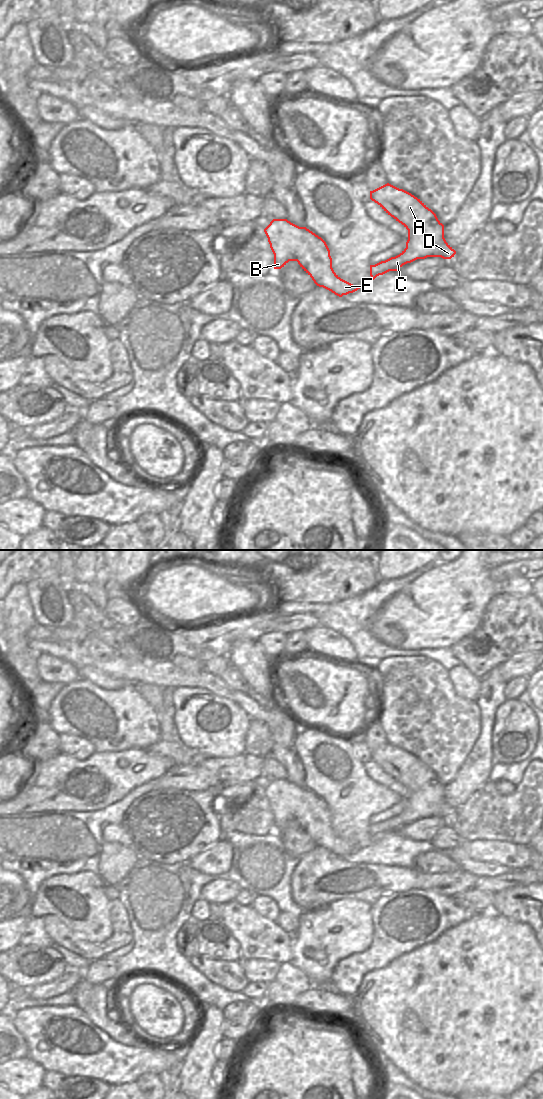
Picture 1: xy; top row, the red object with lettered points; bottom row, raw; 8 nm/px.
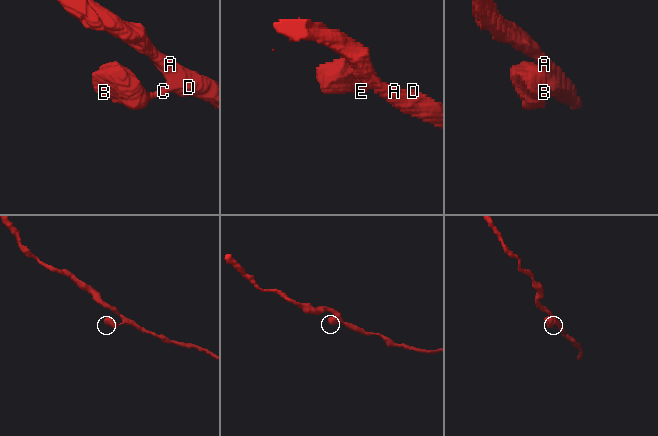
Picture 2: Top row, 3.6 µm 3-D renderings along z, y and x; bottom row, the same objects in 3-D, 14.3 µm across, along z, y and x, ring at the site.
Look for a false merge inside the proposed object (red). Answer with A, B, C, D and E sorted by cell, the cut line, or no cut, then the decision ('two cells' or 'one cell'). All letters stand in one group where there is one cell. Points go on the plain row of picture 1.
A B C D E; no cut; one cell

